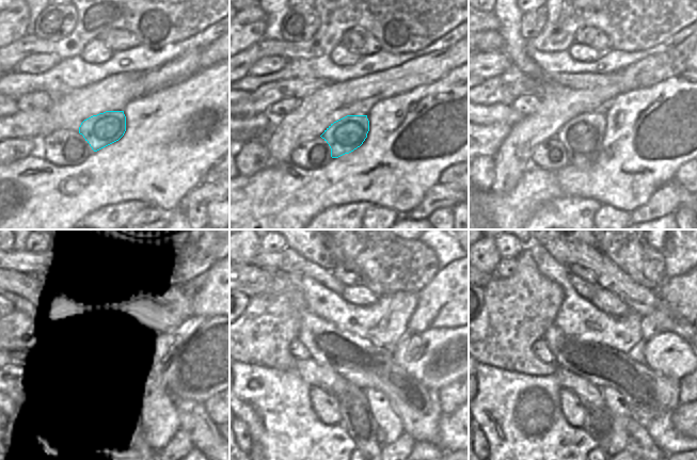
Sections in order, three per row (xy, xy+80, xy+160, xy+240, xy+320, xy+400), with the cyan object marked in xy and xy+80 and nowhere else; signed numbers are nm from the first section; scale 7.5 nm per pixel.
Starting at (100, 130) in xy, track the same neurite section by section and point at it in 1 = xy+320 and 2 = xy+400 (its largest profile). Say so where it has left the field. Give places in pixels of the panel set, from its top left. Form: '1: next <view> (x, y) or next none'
1: next xy+320 (357, 418)
2: next xy+400 (598, 423)

